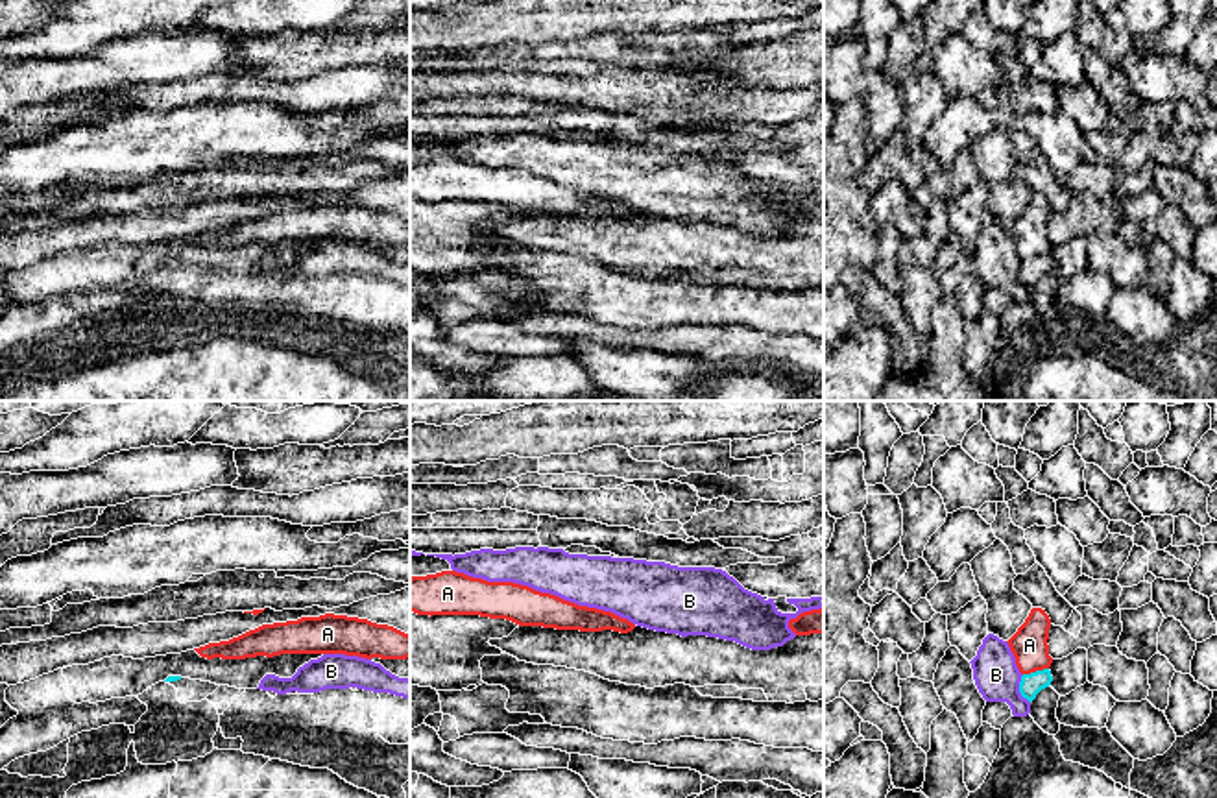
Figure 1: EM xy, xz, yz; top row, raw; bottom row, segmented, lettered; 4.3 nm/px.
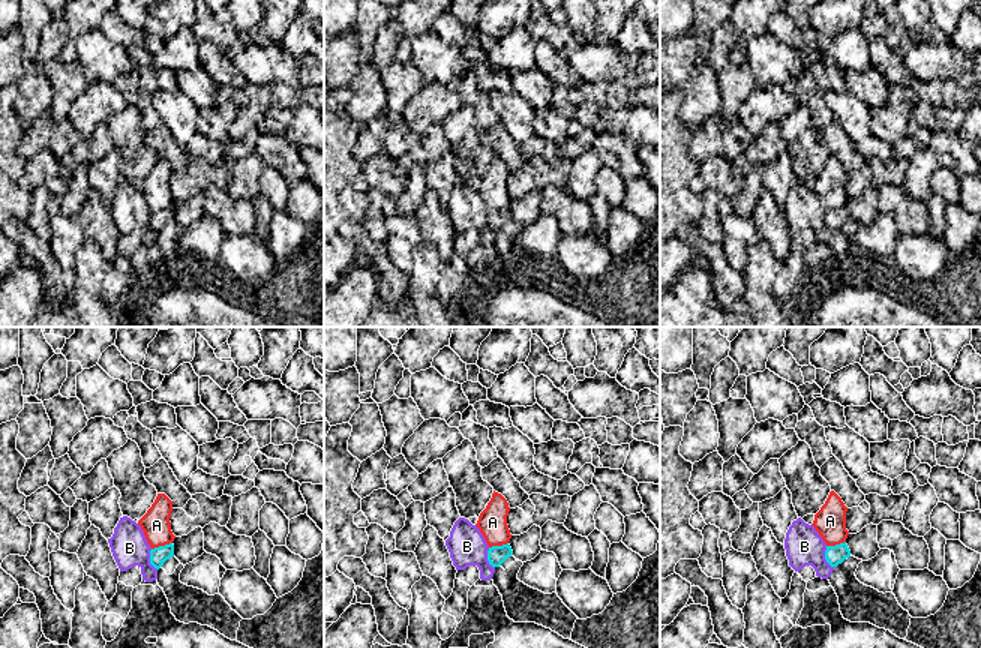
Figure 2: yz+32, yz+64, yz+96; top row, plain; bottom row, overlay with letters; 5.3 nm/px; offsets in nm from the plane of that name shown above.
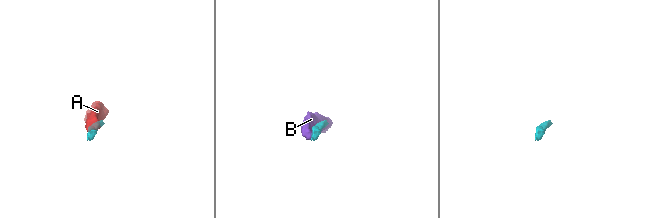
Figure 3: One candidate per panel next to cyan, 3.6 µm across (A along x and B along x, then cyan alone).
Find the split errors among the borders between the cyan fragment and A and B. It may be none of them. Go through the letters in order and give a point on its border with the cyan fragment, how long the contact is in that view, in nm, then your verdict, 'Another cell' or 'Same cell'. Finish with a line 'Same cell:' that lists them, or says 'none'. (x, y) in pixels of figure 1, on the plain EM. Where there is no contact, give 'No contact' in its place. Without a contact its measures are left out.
A: Touches cyan at yz (1036, 257). Shared border 120 nm. Another cell
B: Touches cyan at yz (1020, 276). Shared border 130 nm. Another cell
Same cell: none

